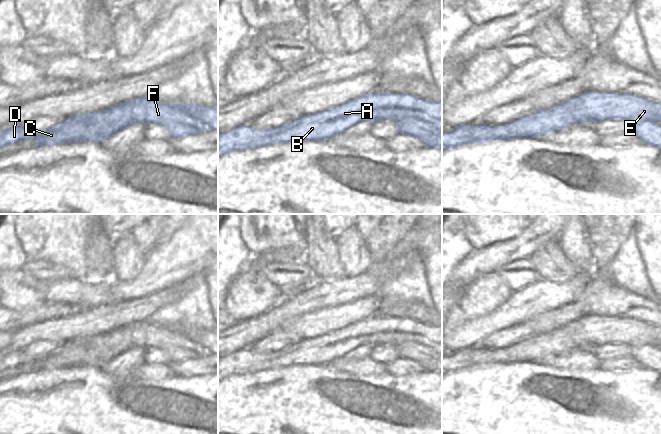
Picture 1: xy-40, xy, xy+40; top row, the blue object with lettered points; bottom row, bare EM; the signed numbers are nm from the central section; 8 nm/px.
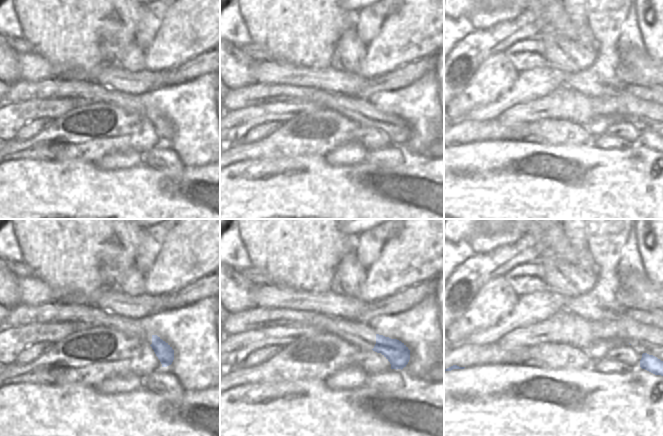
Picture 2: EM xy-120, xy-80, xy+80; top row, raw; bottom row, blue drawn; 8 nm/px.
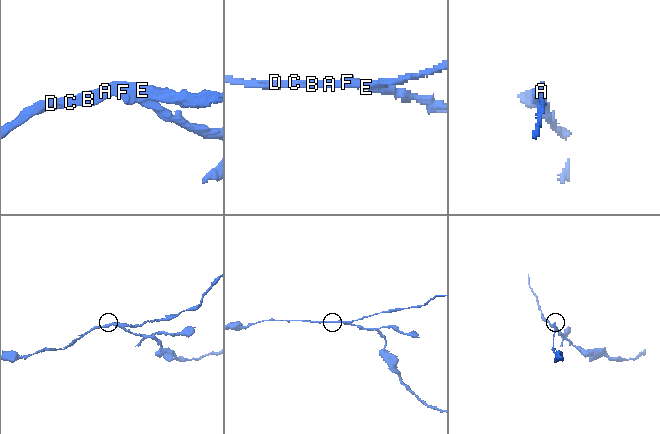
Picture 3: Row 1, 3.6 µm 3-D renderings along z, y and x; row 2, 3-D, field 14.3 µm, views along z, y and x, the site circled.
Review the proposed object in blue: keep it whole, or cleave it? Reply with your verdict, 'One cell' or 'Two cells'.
Two cells.

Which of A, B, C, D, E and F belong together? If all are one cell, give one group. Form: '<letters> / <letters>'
A B C D E / F

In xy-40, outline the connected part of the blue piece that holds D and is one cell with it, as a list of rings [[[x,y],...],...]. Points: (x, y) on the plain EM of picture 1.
[[[148,320],[135,322],[99,336],[75,338],[37,358],[24,355],[24,350],[0,354],[0,373],[21,364],[35,364],[36,372],[67,366],[102,366],[131,348],[146,348],[147,326],[163,328]]]

